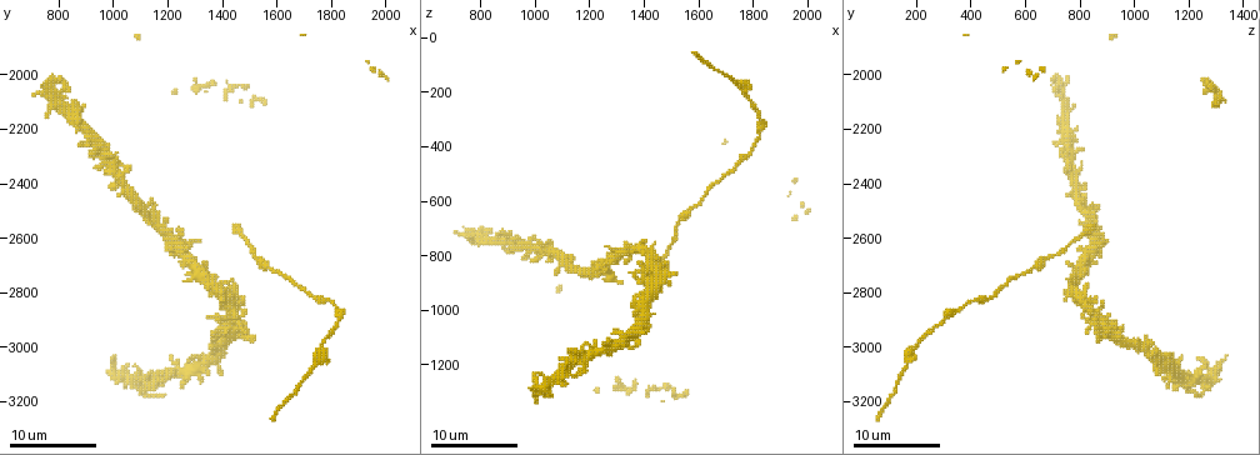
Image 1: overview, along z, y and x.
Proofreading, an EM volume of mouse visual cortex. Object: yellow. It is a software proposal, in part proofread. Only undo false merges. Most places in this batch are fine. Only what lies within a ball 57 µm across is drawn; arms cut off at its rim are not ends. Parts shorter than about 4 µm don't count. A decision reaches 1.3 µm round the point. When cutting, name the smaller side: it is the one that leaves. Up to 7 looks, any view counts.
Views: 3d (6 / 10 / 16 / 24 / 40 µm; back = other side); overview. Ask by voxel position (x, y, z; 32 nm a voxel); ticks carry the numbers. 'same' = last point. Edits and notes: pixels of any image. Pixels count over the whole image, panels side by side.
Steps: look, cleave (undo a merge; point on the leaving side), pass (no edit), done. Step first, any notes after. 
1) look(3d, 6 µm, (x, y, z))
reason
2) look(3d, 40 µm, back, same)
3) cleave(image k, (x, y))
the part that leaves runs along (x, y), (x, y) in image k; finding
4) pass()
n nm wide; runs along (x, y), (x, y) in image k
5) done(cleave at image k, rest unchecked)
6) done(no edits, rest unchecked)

look(3d, 16 µm, (990, 2300, 740))

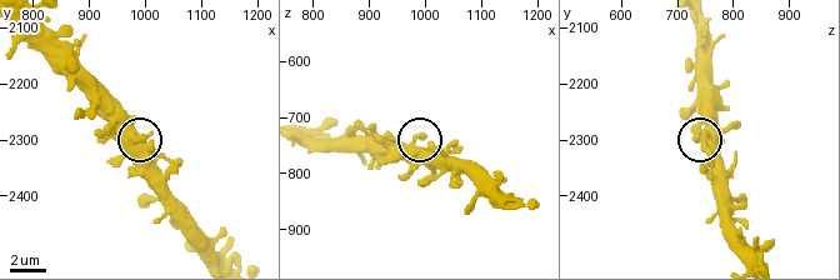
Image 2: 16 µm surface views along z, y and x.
look(3d, 6 µm, (990, 2295, 740))

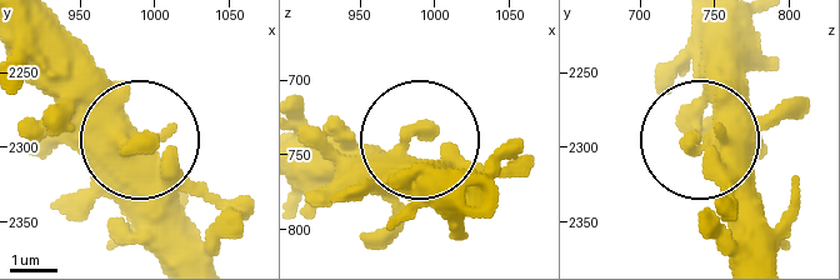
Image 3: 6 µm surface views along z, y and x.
pass()
630 nm wide; continuous, no second cell

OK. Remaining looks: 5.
look(3d, 16 µm, (1480, 2590, 800))
calibre changes

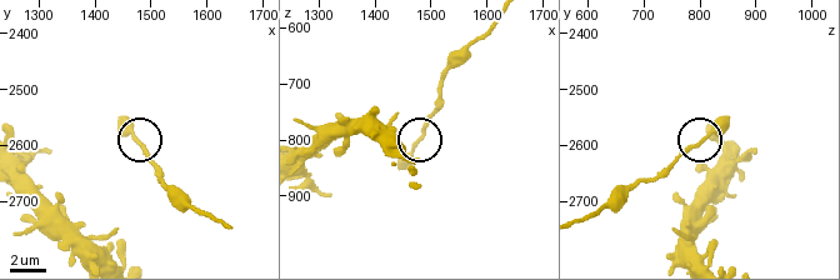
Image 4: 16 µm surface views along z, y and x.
look(3d, 16 µm, back, (1475, 2585, 810))

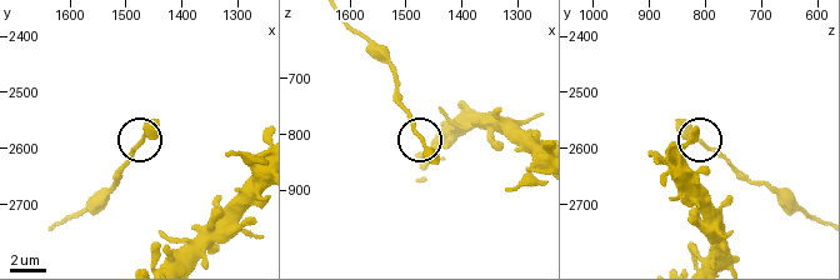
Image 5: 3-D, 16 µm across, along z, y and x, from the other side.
pass()
continuous, no second cell

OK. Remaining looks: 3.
look(3d, 6 µm, (1410, 2770, 780))

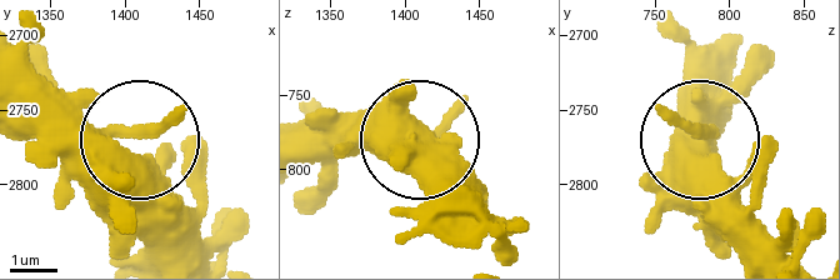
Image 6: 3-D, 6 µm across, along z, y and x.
pass()
one cell here

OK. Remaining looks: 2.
done(no edits, rest unchecked)

